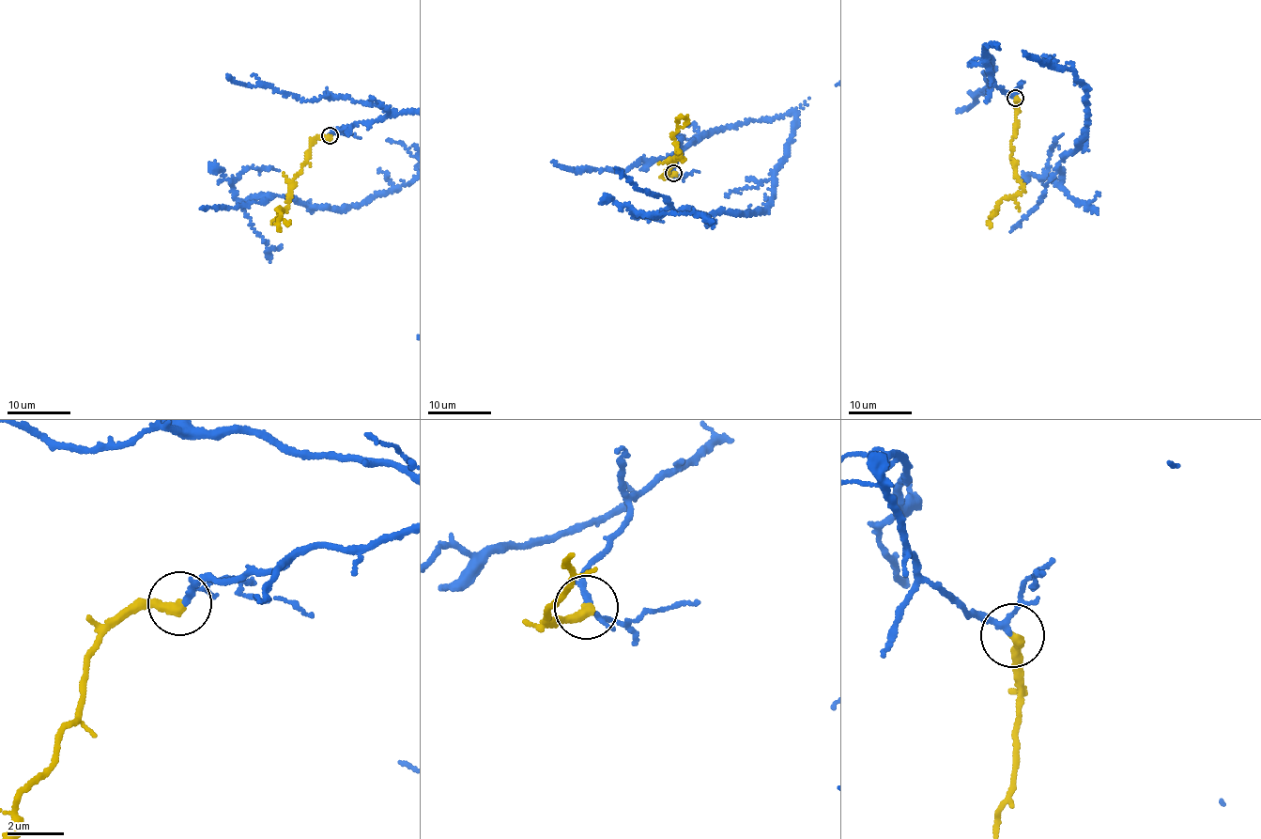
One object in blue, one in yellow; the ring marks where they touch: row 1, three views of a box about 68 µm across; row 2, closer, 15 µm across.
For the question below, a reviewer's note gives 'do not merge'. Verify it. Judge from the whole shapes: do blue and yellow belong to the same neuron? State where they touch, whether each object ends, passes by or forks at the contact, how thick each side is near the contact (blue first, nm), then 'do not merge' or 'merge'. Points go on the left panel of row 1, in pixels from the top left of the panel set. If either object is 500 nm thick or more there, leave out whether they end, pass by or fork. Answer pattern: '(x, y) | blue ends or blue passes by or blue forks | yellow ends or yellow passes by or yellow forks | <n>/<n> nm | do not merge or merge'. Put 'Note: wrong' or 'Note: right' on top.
Note: wrong
(330, 135) | blue passes by | yellow ends | 180/360 nm | merge

